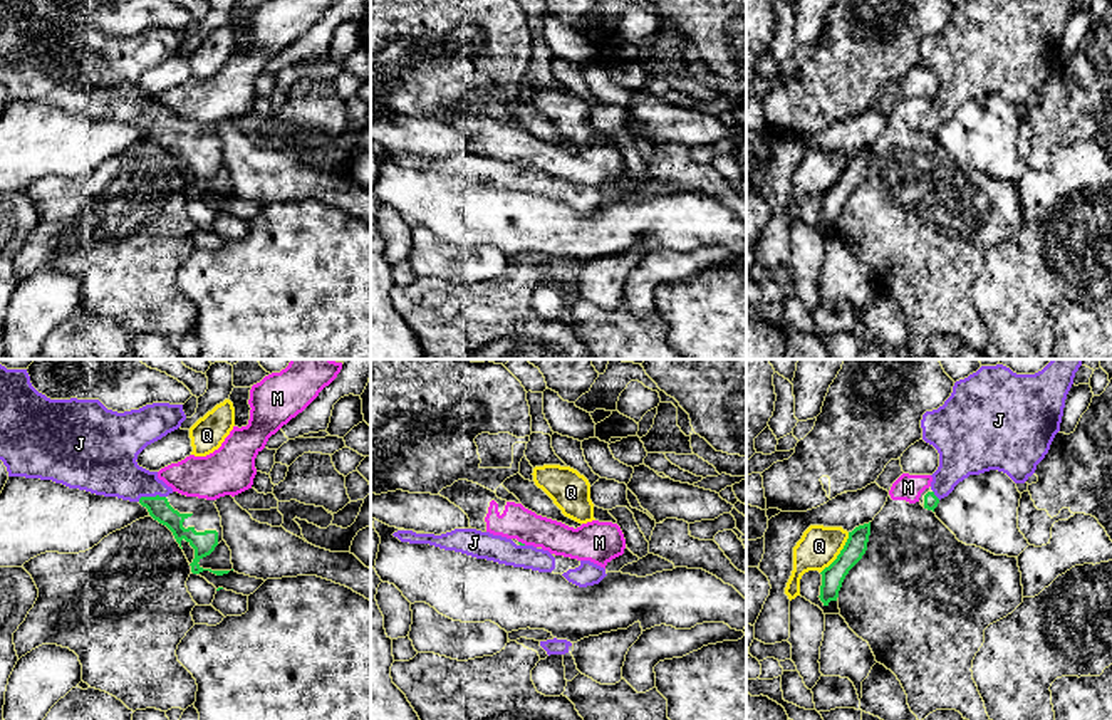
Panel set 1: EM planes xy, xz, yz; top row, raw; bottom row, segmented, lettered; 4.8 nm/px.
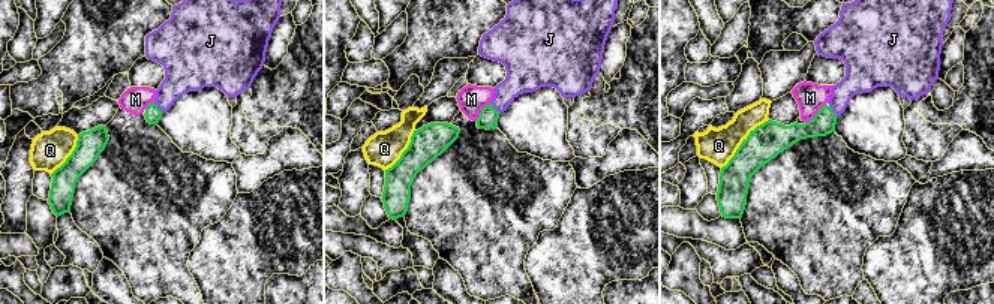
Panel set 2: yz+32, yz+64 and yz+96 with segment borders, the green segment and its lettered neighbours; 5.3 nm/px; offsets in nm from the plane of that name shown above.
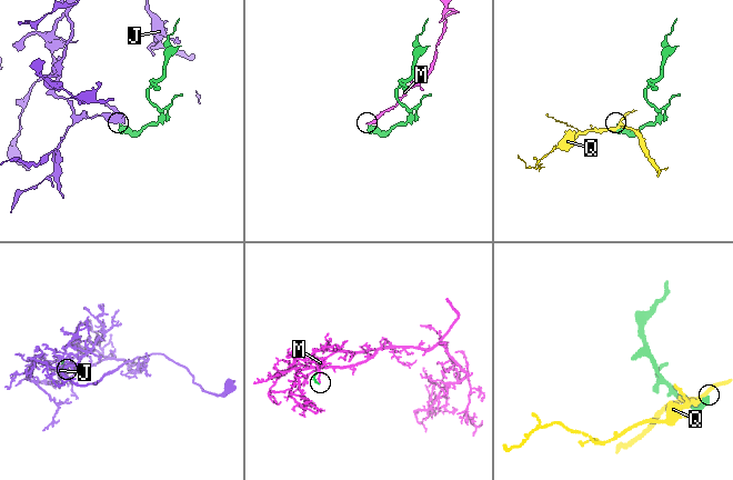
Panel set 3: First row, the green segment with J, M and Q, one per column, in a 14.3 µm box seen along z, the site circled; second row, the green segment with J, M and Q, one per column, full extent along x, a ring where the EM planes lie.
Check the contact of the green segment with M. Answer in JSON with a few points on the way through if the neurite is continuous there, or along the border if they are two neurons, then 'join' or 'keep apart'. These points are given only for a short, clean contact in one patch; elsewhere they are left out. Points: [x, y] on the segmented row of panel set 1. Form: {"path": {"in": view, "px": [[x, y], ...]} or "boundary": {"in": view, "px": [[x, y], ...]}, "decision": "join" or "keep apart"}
{"boundary": {"in": "xz", "px": [[519, 541], [525, 544]]}, "decision": "keep apart"}

